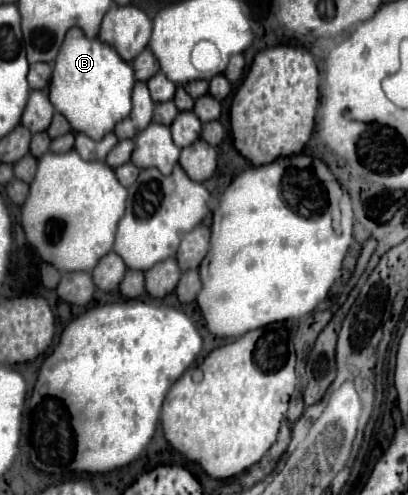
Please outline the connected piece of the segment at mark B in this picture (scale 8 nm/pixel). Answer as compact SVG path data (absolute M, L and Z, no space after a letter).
M70 29L54 63L50 101L54 109L68 119L74 131L90 135L92 139L102 139L102 135L110 133L114 125L130 113L134 83L132 67L122 61L110 45L100 39L88 39L78 29Z

